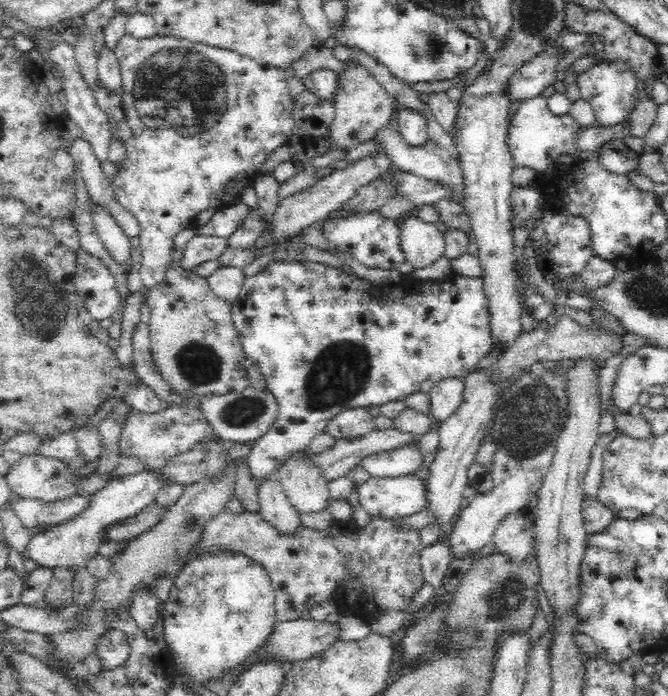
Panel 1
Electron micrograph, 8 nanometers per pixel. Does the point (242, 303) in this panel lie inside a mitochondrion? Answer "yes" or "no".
no

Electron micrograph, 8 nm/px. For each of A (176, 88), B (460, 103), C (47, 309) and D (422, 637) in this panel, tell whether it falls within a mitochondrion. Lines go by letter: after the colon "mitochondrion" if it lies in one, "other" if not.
A: mitochondrion
B: other
C: mitochondrion
D: mitochondrion

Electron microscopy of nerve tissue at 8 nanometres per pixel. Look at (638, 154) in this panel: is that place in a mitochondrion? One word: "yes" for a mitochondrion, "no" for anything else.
no

